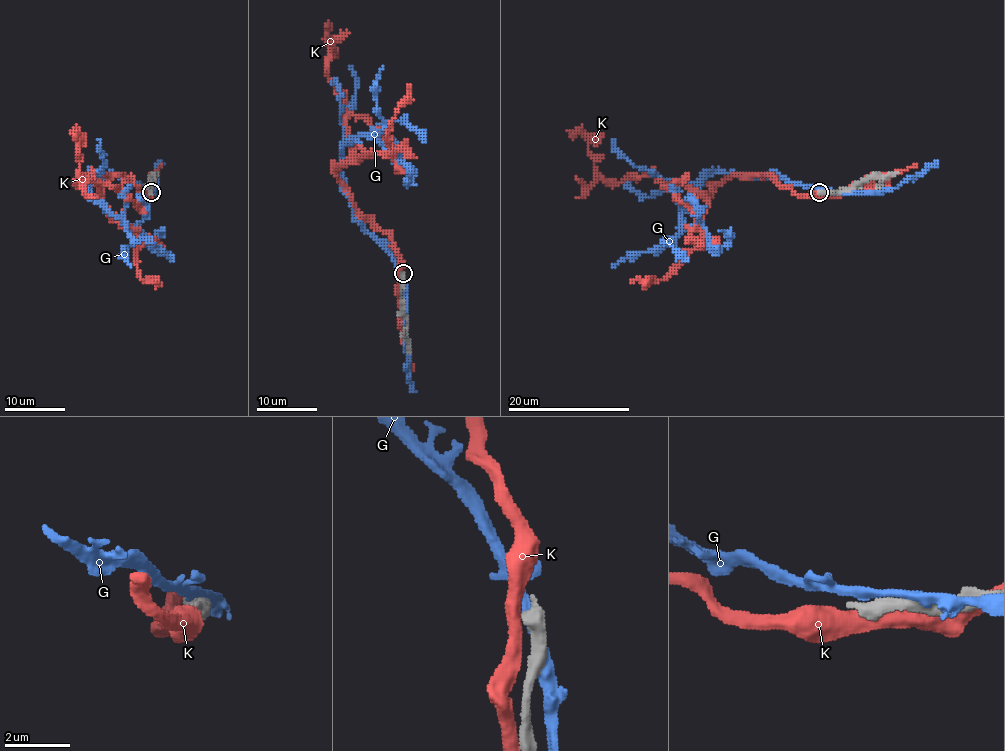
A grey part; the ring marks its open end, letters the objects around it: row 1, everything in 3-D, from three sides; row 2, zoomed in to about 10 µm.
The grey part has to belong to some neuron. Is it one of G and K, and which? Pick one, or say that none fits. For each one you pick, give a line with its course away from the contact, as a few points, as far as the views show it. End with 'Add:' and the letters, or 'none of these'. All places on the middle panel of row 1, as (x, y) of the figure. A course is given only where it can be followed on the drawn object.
Add: none of these

